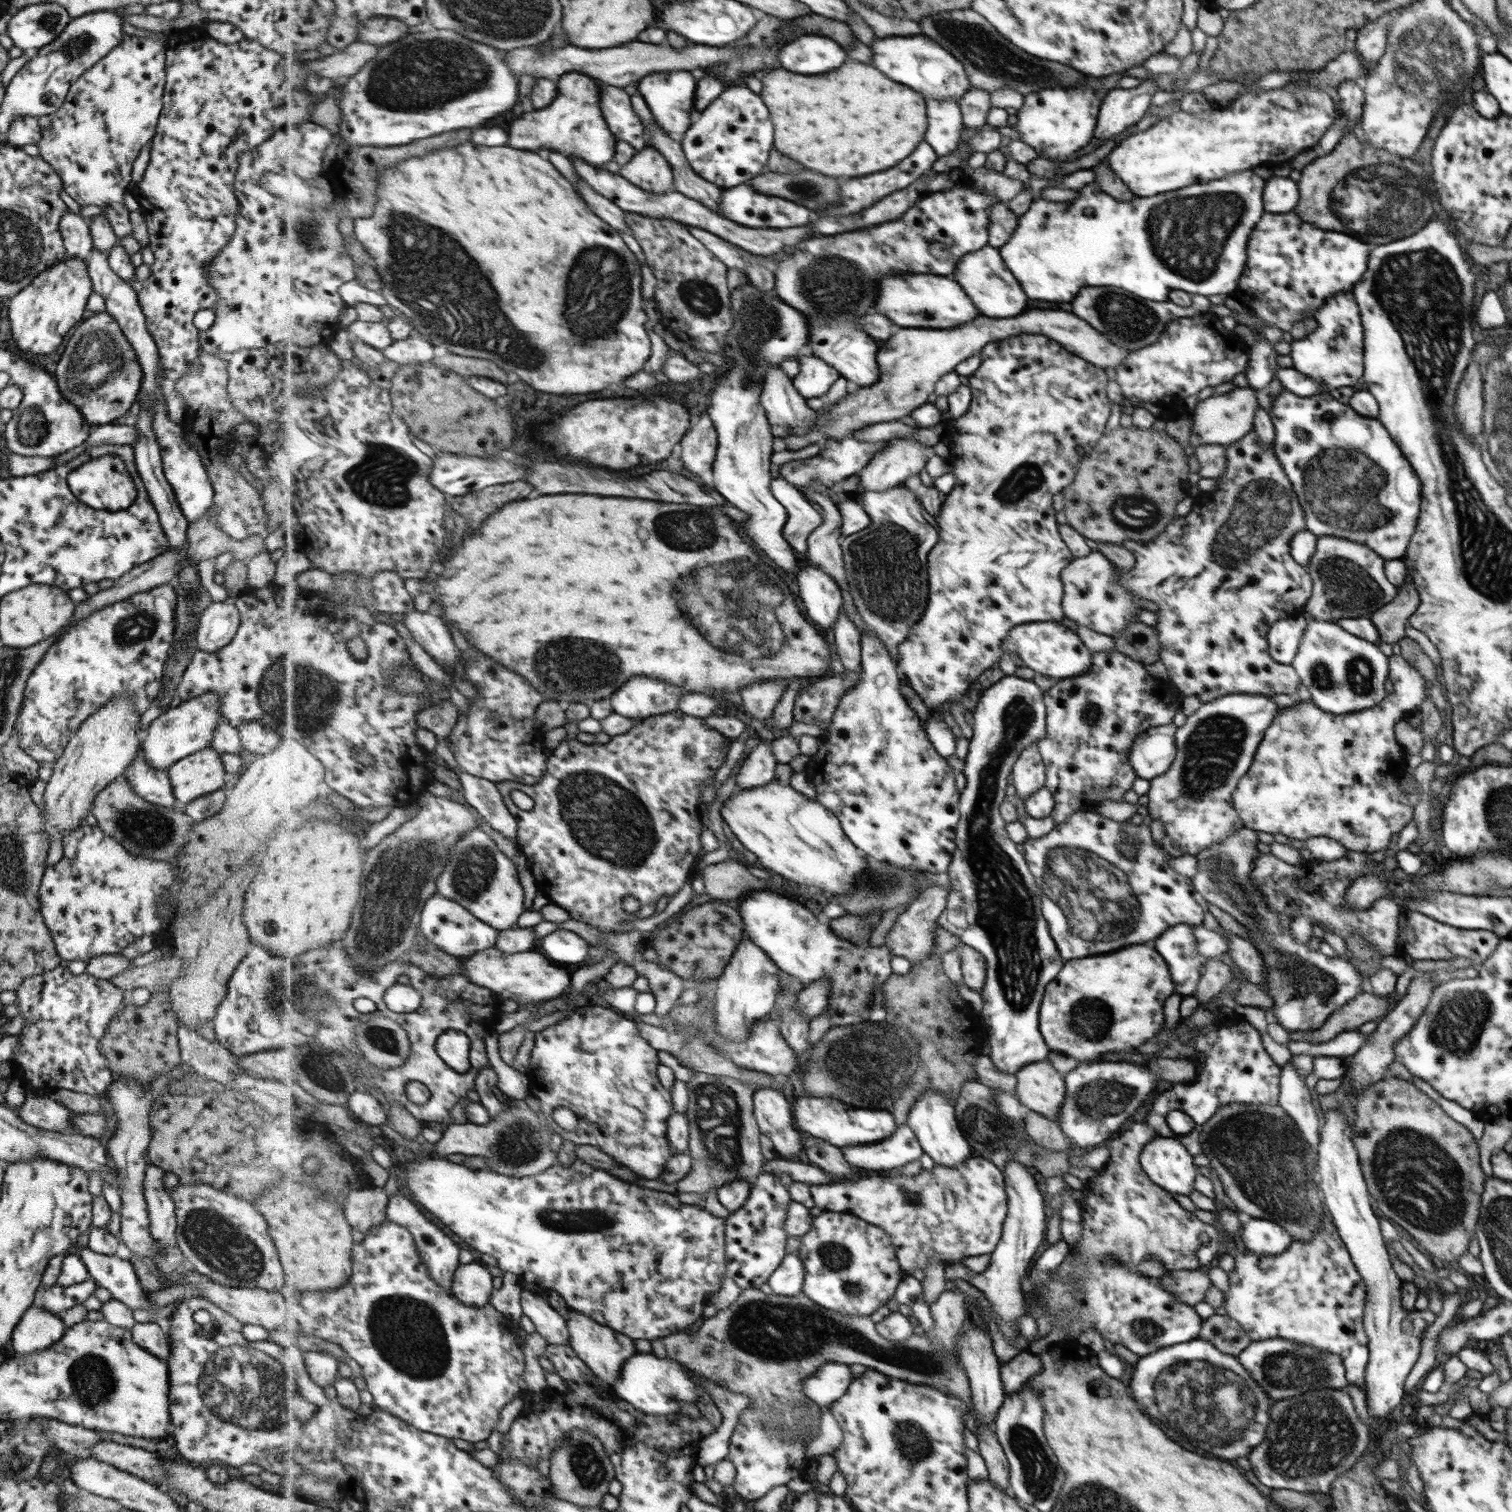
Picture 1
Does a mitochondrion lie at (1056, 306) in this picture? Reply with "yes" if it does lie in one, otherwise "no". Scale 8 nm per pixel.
no

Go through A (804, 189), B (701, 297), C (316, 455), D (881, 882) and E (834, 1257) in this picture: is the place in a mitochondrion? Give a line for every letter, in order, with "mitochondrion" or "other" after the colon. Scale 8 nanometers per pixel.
A: mitochondrion
B: mitochondrion
C: other
D: mitochondrion
E: mitochondrion

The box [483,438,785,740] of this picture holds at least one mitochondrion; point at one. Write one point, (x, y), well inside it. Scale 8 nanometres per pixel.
(590, 666)

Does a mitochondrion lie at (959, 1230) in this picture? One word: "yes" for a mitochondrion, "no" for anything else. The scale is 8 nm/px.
no

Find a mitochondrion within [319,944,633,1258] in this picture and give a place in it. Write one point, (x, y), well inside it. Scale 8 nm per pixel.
(519, 1143)

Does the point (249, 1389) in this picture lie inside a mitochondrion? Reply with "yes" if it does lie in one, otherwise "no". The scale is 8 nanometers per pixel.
yes

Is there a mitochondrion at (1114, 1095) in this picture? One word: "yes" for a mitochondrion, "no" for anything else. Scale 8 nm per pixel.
yes

